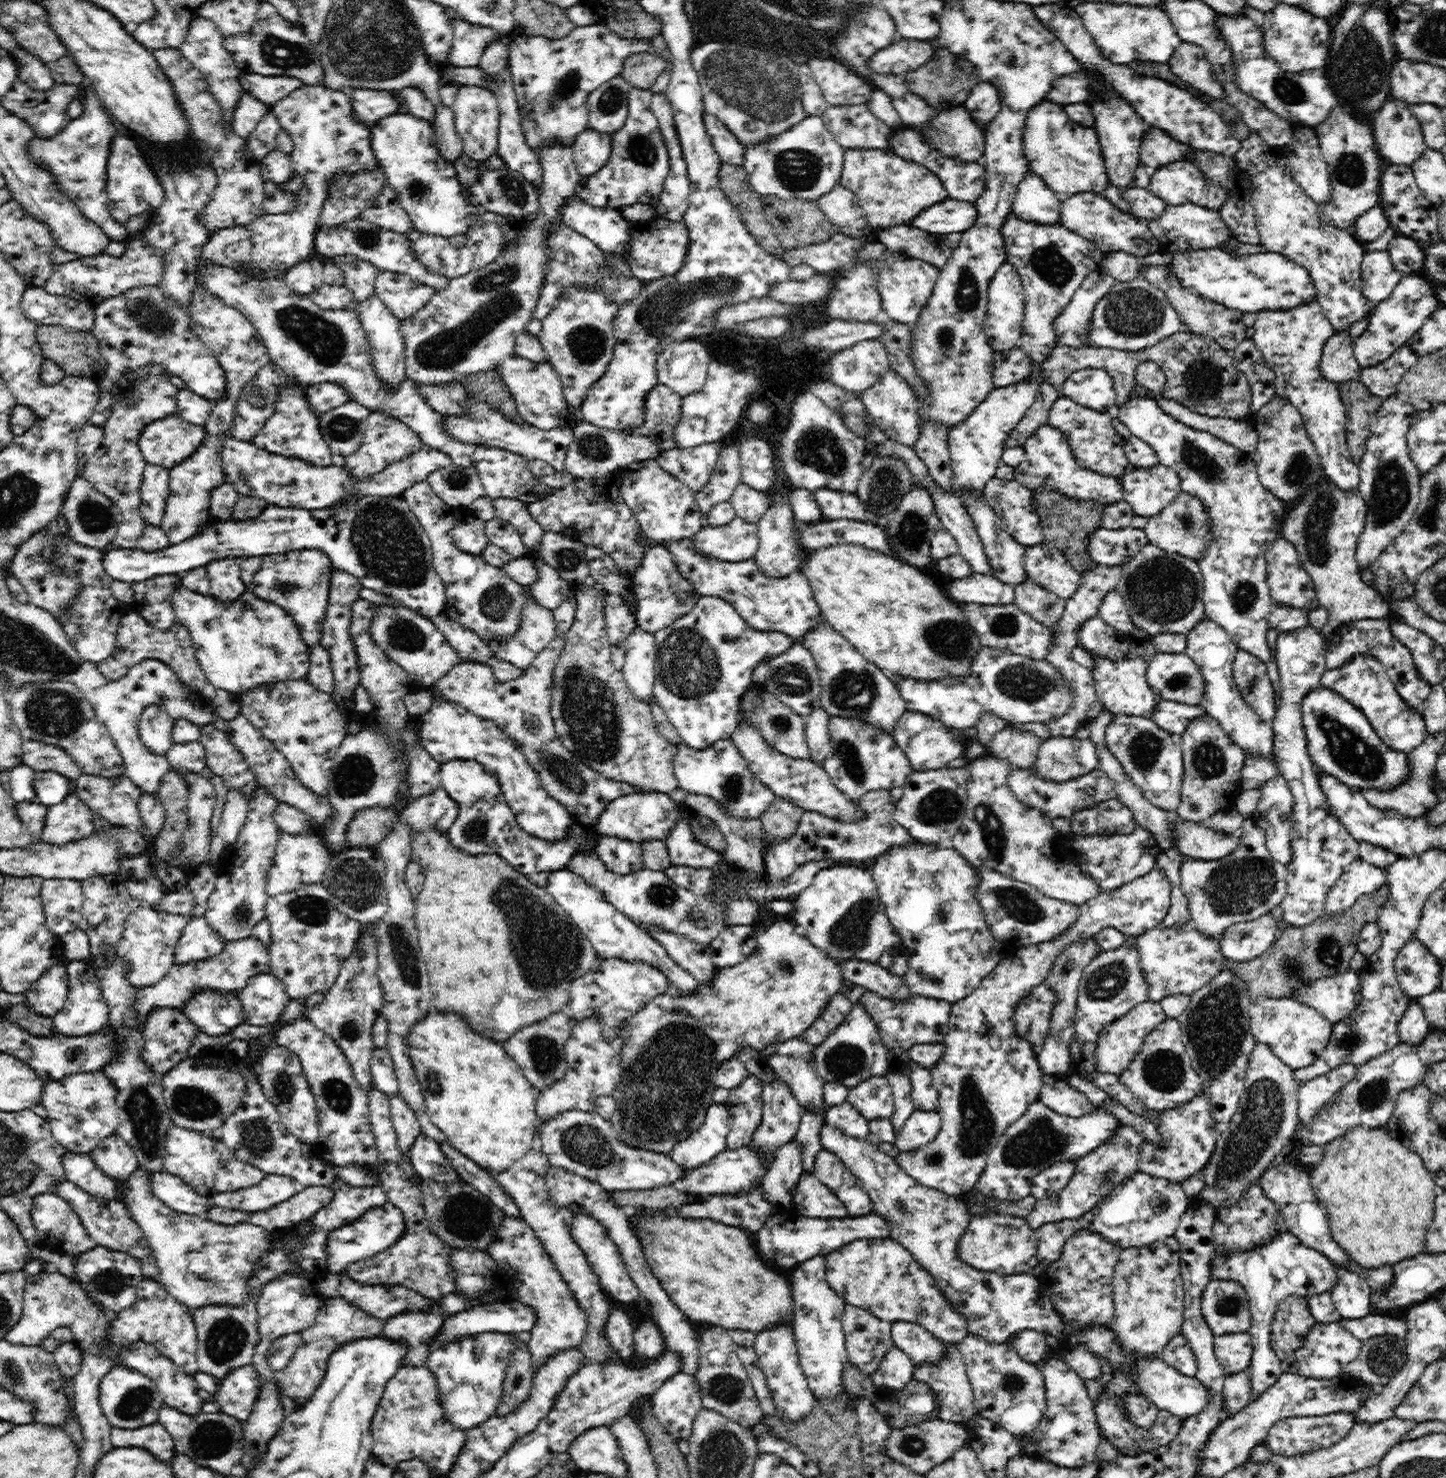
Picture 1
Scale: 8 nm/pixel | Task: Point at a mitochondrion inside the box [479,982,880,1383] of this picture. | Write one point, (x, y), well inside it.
(666, 1076)

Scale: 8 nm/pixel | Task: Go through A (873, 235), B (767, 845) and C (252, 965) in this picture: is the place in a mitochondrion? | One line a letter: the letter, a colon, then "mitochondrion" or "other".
A: other
B: other
C: other

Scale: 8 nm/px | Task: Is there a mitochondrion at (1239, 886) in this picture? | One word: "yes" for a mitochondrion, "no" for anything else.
yes

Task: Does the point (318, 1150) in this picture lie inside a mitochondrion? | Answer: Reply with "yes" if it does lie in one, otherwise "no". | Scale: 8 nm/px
no

